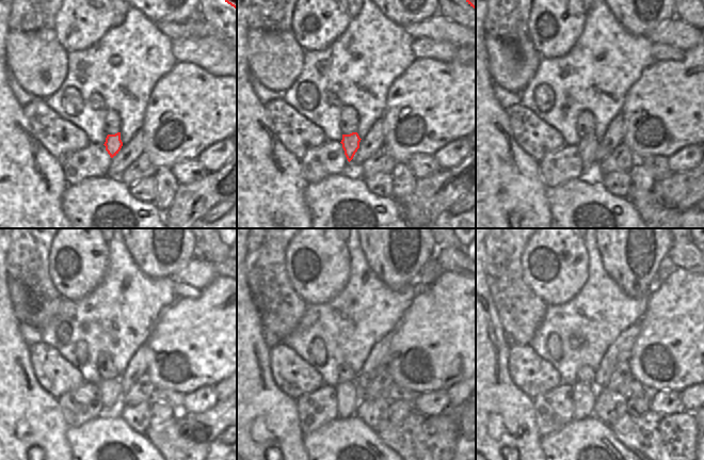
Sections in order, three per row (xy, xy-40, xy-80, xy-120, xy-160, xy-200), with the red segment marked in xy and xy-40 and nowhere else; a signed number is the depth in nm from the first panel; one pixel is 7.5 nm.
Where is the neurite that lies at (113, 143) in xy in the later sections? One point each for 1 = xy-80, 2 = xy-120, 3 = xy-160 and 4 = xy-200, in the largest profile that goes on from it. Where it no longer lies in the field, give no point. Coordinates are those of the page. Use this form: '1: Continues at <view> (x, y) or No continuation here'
1: Continues at xy-80 (588, 145)
2: Continues at xy-120 (111, 393)
3: Continues at xy-160 (348, 395)
4: Continues at xy-200 (584, 394)

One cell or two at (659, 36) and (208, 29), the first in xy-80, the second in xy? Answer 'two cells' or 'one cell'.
one cell

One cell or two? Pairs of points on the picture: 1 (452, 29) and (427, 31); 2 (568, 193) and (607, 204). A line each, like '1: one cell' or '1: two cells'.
1: one cell
2: one cell

